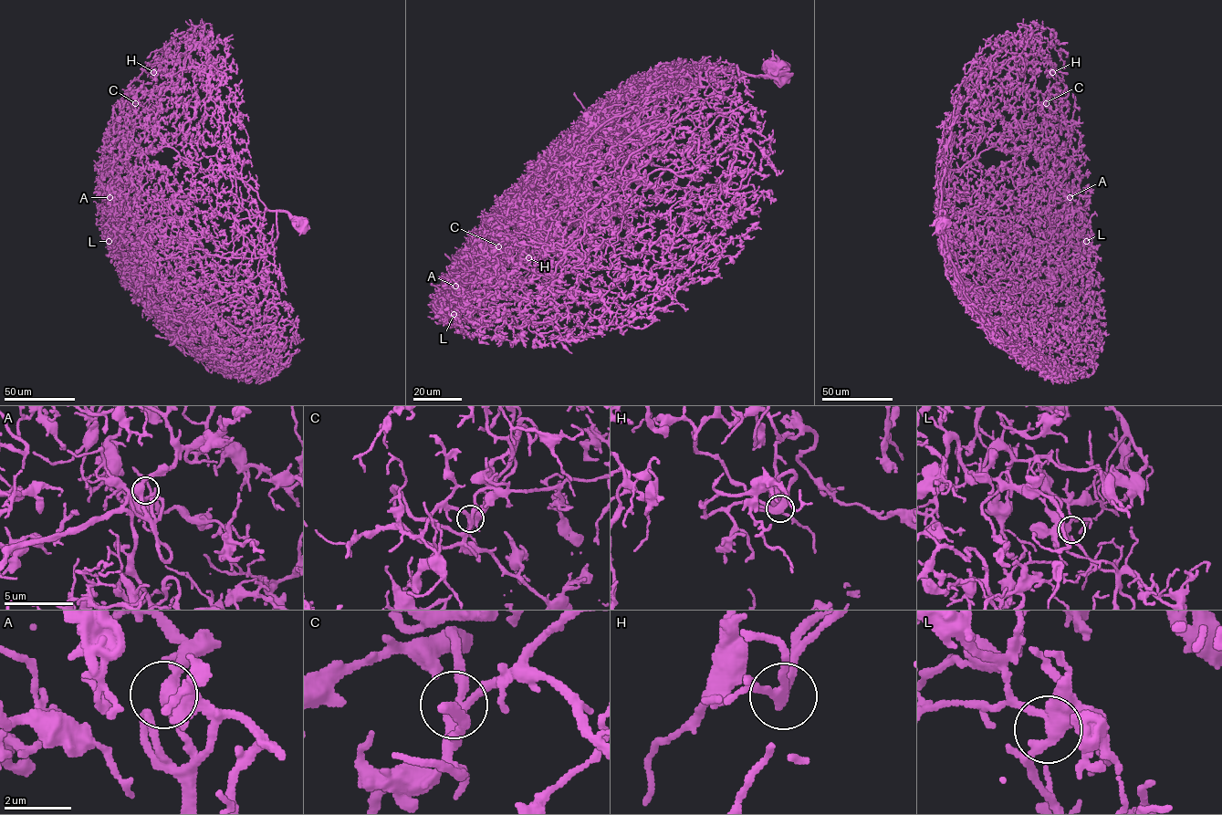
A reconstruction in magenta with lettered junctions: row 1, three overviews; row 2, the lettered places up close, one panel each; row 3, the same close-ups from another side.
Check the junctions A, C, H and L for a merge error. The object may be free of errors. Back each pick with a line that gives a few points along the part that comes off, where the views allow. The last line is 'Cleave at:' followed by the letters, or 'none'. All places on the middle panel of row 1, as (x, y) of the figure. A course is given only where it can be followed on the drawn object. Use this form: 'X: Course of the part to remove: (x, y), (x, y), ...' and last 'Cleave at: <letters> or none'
Cleave at: none

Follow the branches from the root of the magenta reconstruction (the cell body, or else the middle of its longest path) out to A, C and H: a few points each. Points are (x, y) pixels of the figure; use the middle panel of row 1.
A: (777, 67), (765, 75), (699, 70), (626, 96), (569, 140), (513, 205), (494, 217), (455, 286)
C: (777, 67), (765, 75), (684, 68), (624, 90), (539, 173), (498, 246)
H: (777, 67), (662, 76), (626, 112), (598, 172), (527, 246), (528, 258)

